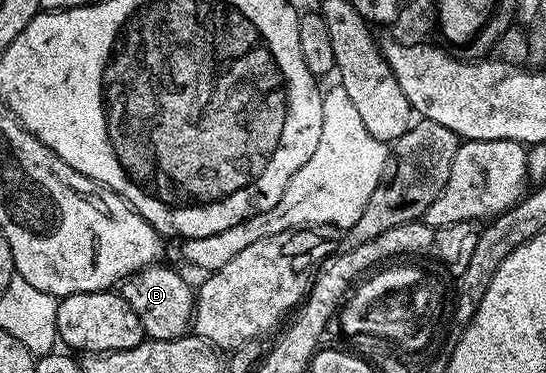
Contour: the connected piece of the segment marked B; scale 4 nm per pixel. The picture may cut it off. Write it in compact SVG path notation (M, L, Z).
M167 264L145 266L144 269L122 279L120 293L123 300L140 316L143 335L147 339L176 340L191 333L194 321L195 287L182 274Z

